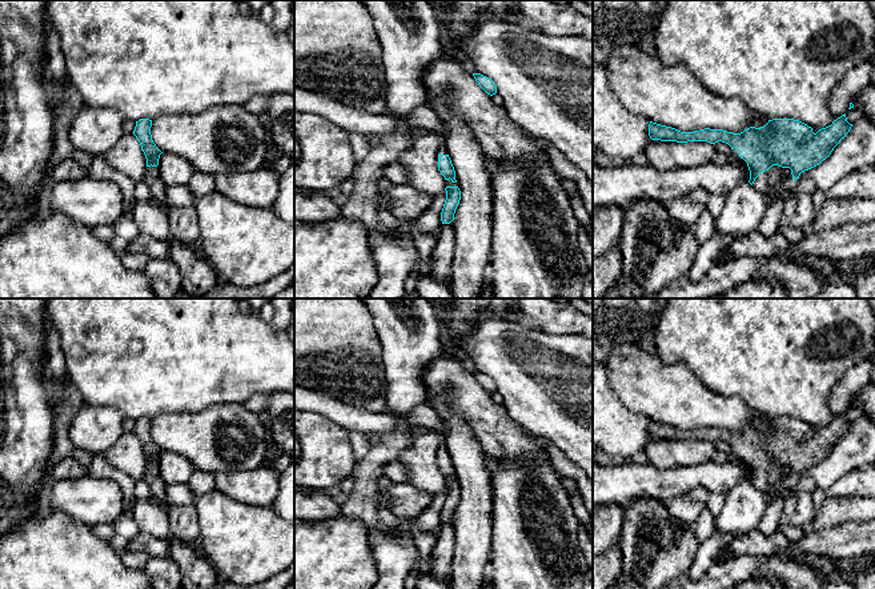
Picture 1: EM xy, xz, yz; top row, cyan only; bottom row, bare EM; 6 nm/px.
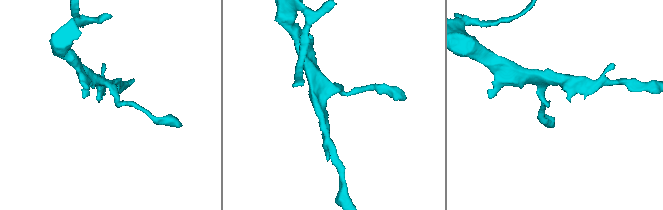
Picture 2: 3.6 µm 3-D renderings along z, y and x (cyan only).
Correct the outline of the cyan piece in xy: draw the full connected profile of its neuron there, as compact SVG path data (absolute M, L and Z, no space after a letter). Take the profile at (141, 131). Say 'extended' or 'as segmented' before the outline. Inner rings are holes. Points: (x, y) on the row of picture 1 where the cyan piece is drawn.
extended; M140 119L136 121L133 135L139 140L146 159L146 169L144 181L150 189L152 199L157 203L166 204L166 185L162 183L158 172L158 159L162 153L152 140L150 135L152 120Z

